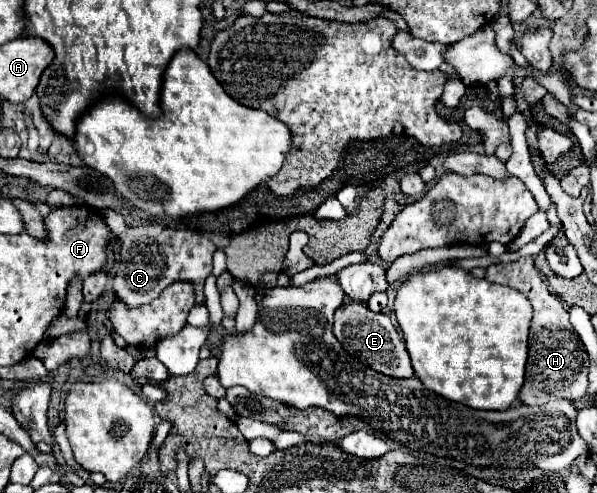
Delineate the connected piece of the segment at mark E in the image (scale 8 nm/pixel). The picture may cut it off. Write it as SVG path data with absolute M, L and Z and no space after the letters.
M345 303L335 311L335 323L333 323L333 333L339 339L339 343L343 345L343 349L357 357L359 361L363 361L367 367L389 375L389 377L397 377L397 379L409 379L413 377L413 365L405 347L405 341L399 333L399 329L393 325L391 317L385 313L375 313L371 311L365 303Z

